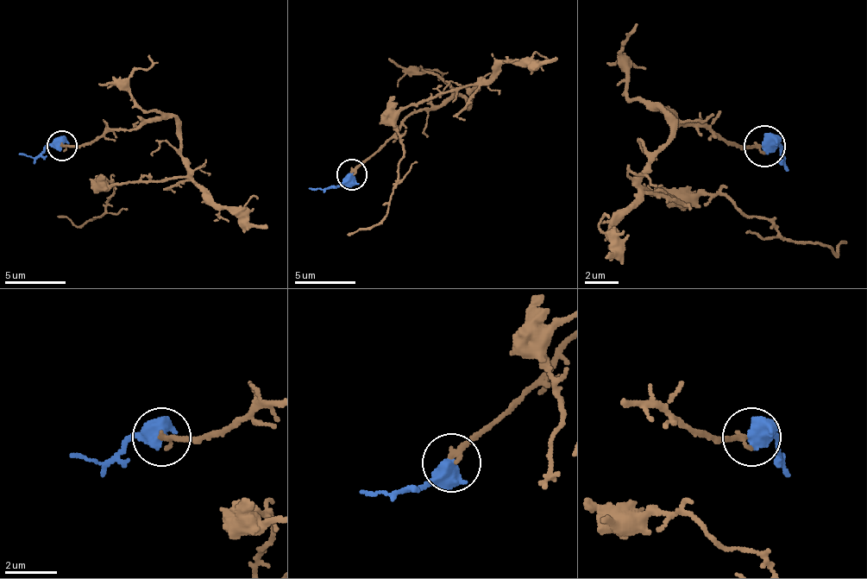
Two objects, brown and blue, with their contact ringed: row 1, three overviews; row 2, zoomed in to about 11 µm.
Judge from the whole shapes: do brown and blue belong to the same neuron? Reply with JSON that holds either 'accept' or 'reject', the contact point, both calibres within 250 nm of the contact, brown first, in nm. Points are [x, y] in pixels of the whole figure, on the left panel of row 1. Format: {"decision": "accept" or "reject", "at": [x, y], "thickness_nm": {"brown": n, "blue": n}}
{"decision": "accept", "at": [61, 145], "thickness_nm": {"brown": 240, "blue": 700}}

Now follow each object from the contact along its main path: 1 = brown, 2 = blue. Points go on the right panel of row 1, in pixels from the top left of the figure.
1: (763, 147), (730, 147), (659, 105), (672, 139), (638, 184), (680, 201), (725, 197), (838, 254), (845, 242)
2: (763, 147), (775, 147), (783, 163), (783, 155)

